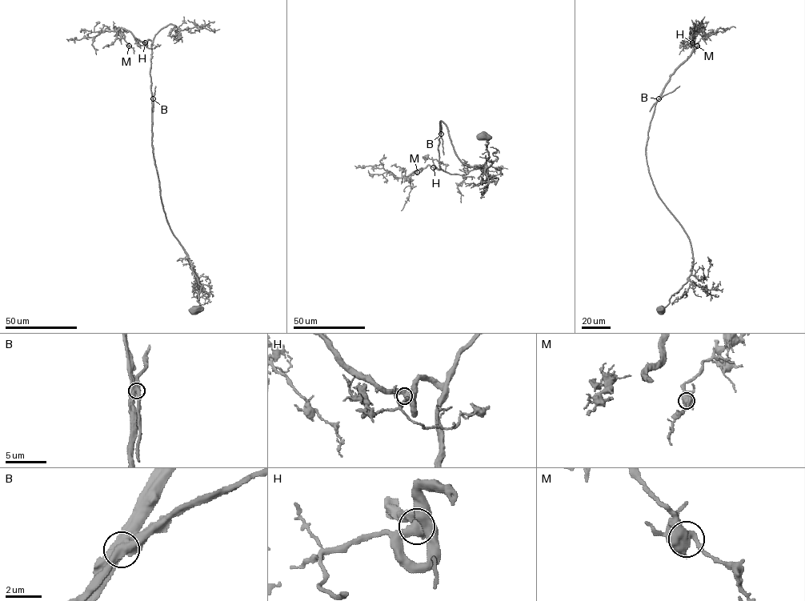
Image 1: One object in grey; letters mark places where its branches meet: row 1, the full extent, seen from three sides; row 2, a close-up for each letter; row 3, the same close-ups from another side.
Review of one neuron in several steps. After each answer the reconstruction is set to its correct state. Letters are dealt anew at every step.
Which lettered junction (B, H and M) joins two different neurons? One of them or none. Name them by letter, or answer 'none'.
B

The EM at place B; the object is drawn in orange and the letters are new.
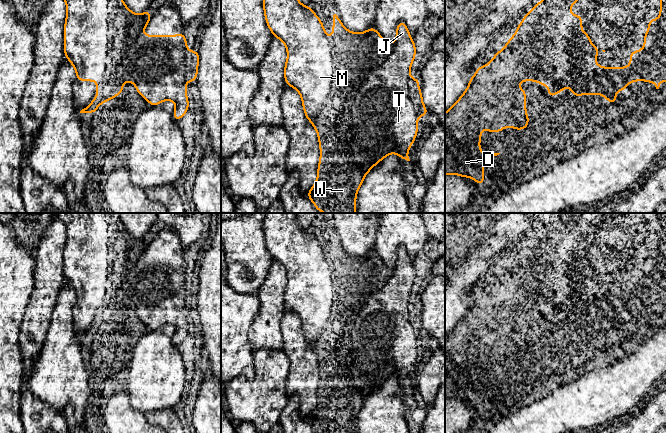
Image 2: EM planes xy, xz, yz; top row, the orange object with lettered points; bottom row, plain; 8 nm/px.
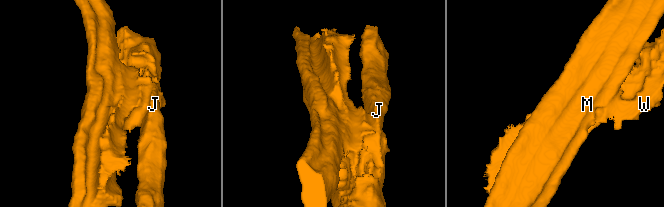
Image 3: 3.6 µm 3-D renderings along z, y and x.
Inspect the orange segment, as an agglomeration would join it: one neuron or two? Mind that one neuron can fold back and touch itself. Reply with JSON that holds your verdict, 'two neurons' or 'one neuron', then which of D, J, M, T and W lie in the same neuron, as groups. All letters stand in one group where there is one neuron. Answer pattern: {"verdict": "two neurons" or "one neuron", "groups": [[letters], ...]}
{"verdict": "two neurons", "groups": [["D", "M"], ["J", "T", "W"]]}

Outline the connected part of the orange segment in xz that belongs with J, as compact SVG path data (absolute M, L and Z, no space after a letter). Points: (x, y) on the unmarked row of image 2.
M404 245L397 248L396 258L397 261L393 267L384 265L381 269L378 291L365 303L361 313L348 318L341 325L322 328L317 340L310 345L317 355L320 370L317 404L307 416L308 422L314 427L316 433L356 433L357 415L365 399L378 386L391 377L396 377L402 383L410 385L408 374L417 359L419 351L417 342L429 336L423 328L419 303L409 301L411 289L416 280L416 271Z

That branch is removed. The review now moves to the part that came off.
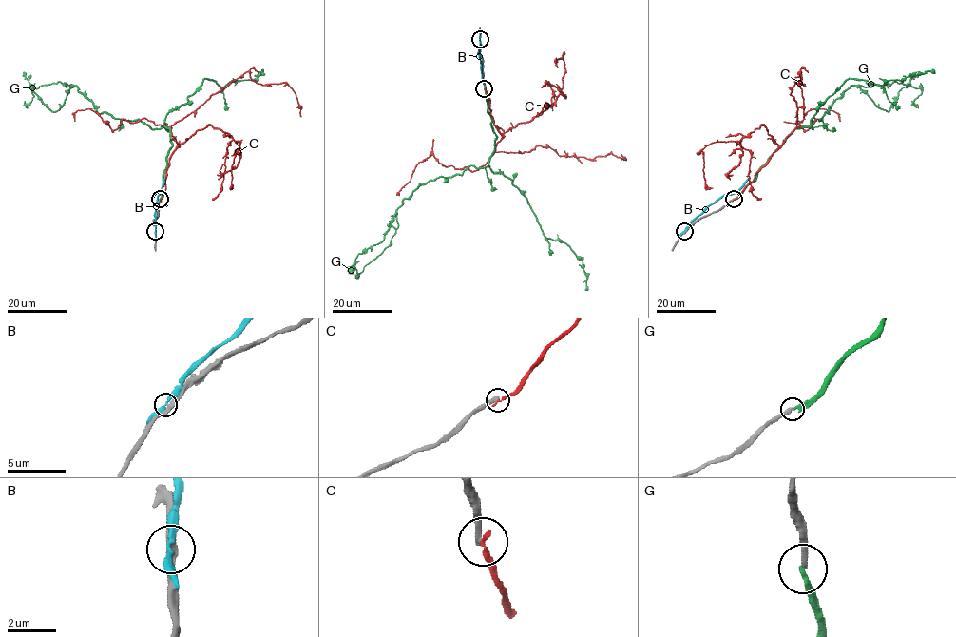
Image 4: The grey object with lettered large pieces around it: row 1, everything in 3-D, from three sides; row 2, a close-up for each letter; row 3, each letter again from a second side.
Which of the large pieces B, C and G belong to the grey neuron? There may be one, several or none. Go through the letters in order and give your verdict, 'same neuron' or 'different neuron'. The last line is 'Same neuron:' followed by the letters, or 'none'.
B: different neuron
C: different neuron
G: different neuron
Same neuron: none

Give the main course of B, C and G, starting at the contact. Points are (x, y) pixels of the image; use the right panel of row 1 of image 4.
B: (684, 231), (710, 204), (726, 195), (735, 193), (749, 178)
C: (734, 200), (796, 126), (796, 101), (791, 93), (800, 80), (801, 71), (804, 84), (798, 83), (804, 117)
G: (734, 199), (795, 129), (812, 128), (851, 86), (909, 85), (922, 93), (912, 103), (918, 106)

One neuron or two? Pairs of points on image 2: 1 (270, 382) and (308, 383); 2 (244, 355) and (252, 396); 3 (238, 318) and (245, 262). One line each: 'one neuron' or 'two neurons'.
1: two neurons
2: two neurons
3: two neurons

